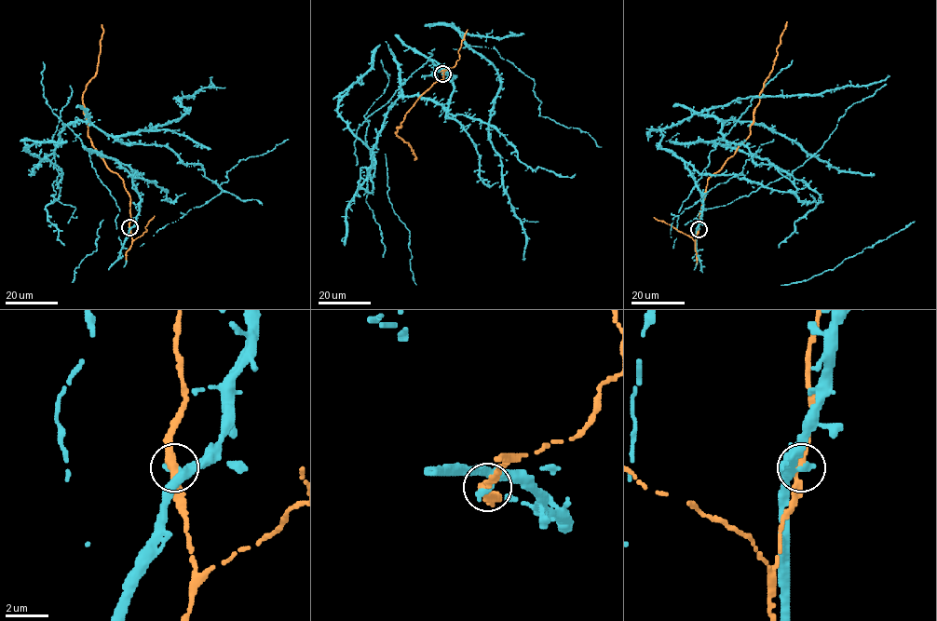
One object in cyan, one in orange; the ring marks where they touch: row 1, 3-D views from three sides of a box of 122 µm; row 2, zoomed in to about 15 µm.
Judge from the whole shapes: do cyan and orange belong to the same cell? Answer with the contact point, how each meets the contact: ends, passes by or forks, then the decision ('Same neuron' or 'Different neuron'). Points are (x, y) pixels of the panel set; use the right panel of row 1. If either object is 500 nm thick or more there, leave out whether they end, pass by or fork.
Place: (699, 229). At the ring cyan passes by. At the ring orange passes by. Same neuron

